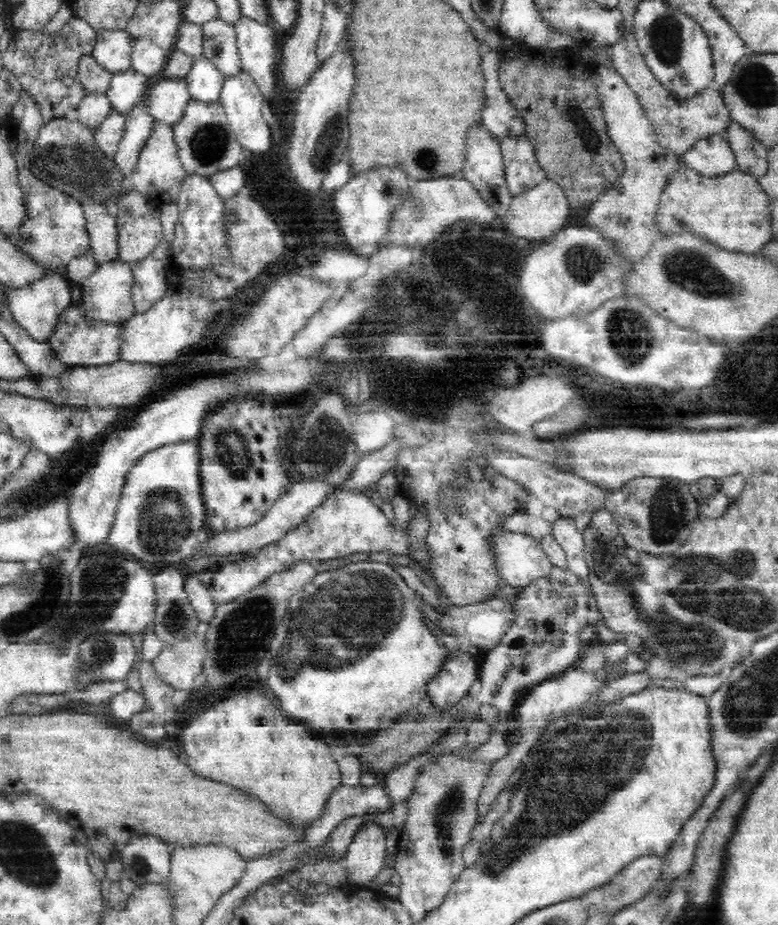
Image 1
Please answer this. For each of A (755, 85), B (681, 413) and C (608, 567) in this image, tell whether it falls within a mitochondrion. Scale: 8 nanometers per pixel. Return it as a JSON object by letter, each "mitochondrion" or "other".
{"A":"mitochondrion","B":"other","C":"mitochondrion"}

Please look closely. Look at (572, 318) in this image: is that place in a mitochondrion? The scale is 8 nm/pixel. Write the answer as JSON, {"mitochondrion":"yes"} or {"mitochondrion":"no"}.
{"mitochondrion":"no"}

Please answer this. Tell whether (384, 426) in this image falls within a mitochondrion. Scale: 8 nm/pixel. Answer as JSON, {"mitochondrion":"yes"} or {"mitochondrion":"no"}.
{"mitochondrion":"no"}

